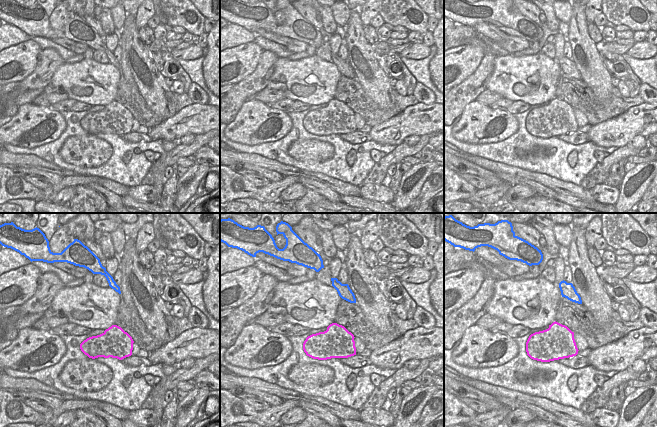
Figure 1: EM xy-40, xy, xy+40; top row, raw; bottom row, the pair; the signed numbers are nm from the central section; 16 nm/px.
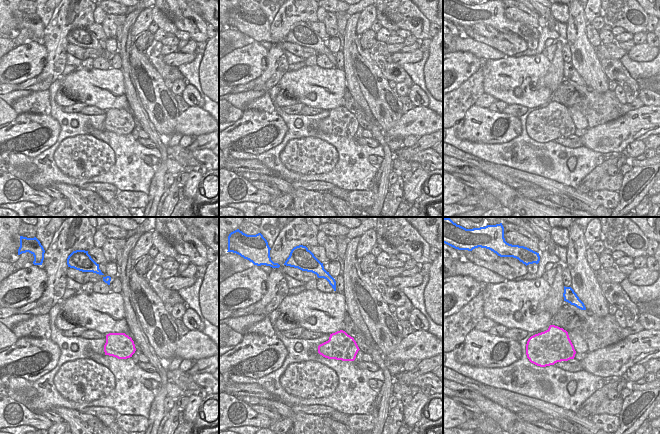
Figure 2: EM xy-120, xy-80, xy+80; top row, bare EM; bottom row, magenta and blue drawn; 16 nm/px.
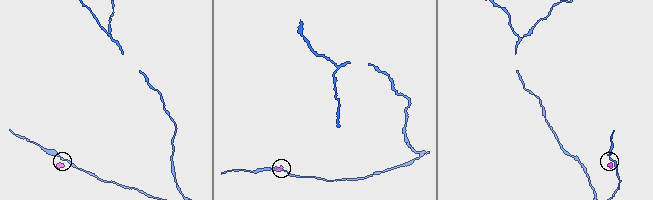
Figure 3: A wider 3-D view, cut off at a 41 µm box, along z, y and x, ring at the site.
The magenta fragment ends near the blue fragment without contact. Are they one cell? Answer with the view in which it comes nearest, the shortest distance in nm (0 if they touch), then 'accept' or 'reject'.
nearest in xy; 400 nm apart; reject

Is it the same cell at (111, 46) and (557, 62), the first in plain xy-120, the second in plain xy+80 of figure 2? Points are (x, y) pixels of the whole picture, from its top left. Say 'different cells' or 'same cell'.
same cell

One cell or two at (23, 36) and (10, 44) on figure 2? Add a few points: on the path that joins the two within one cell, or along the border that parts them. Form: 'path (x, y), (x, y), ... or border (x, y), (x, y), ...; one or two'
path (20, 39), (13, 42); one

